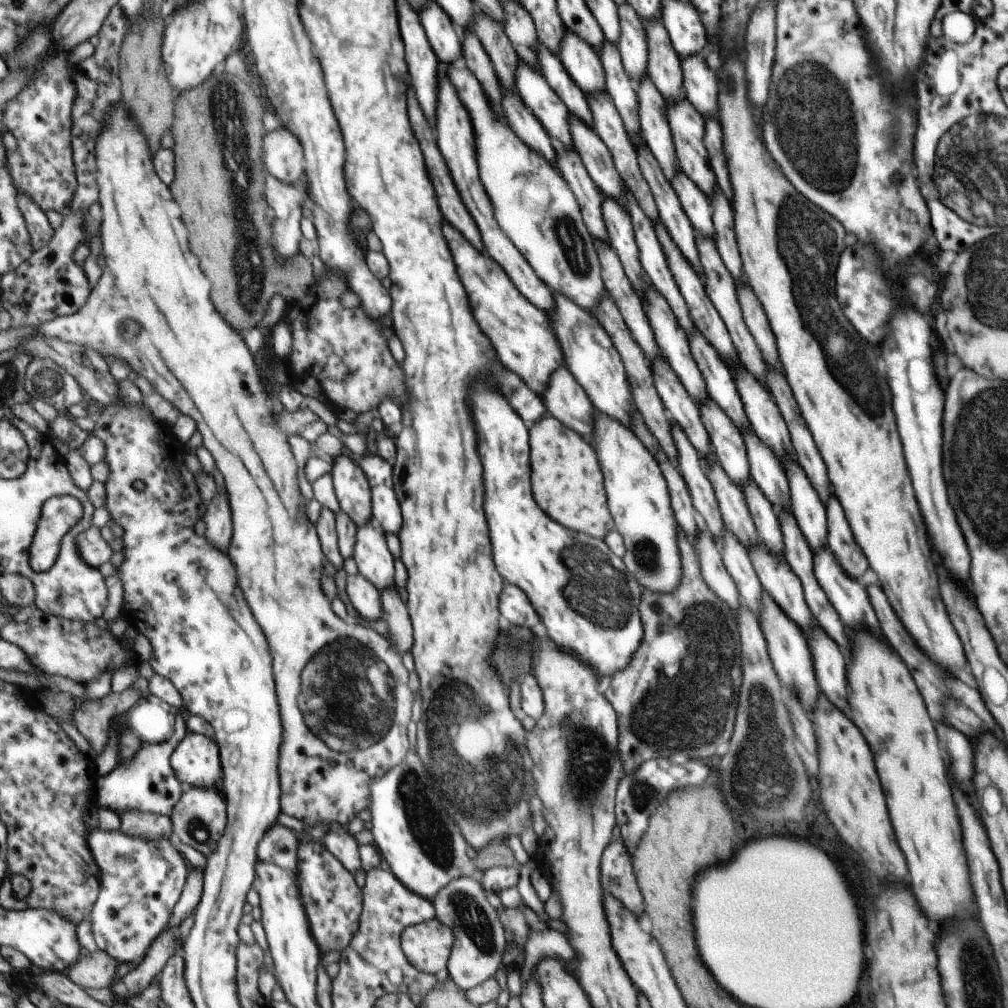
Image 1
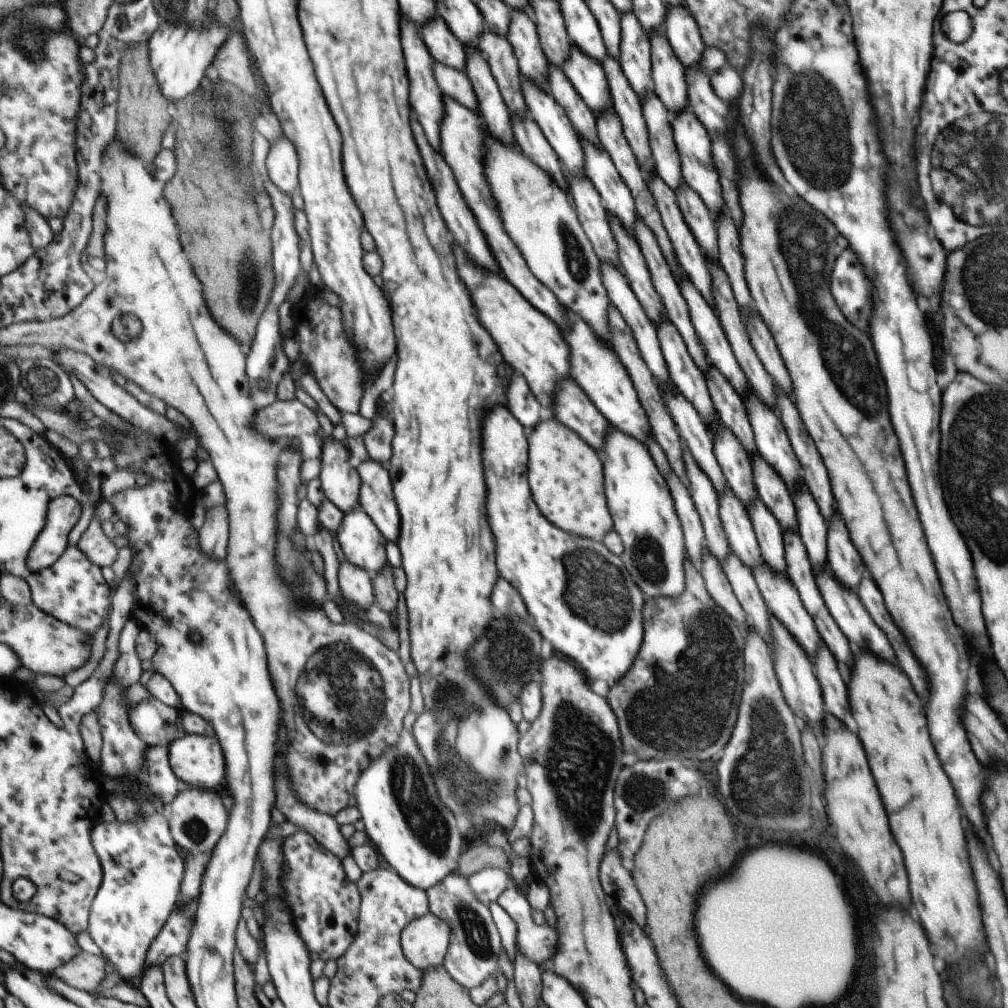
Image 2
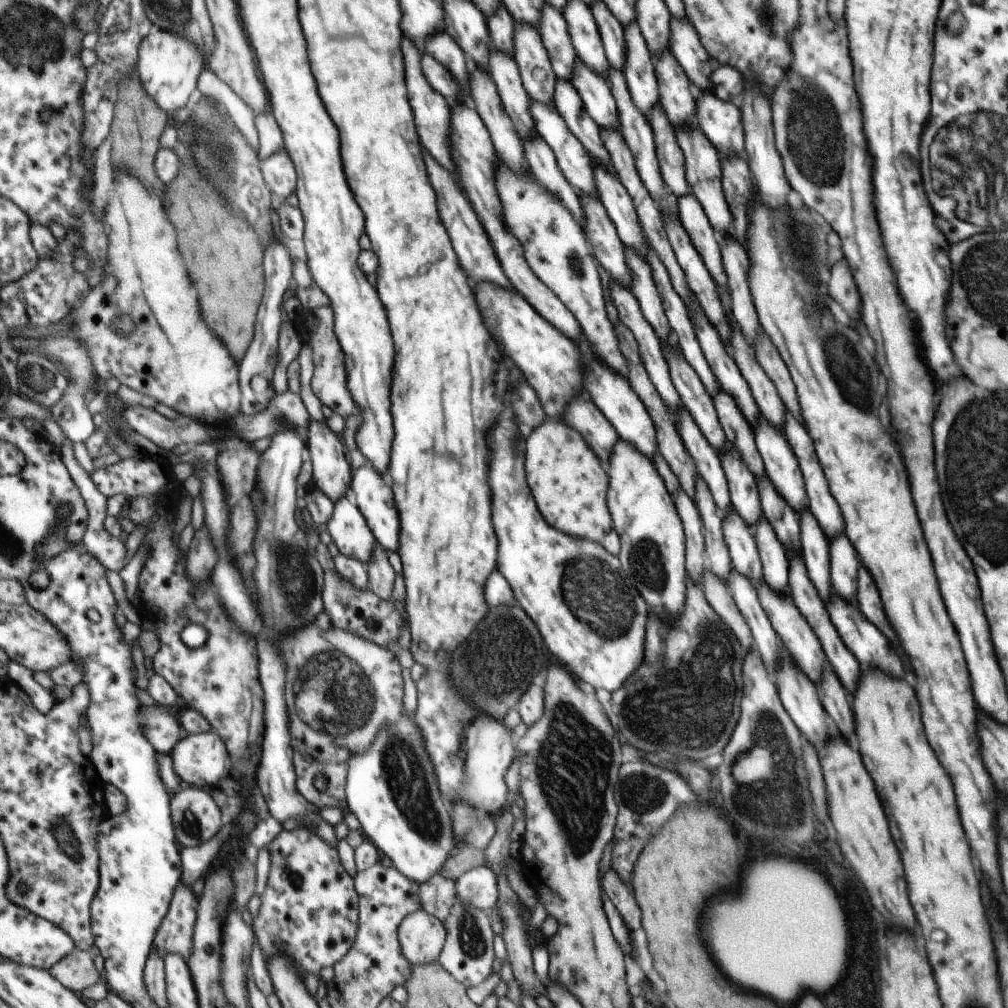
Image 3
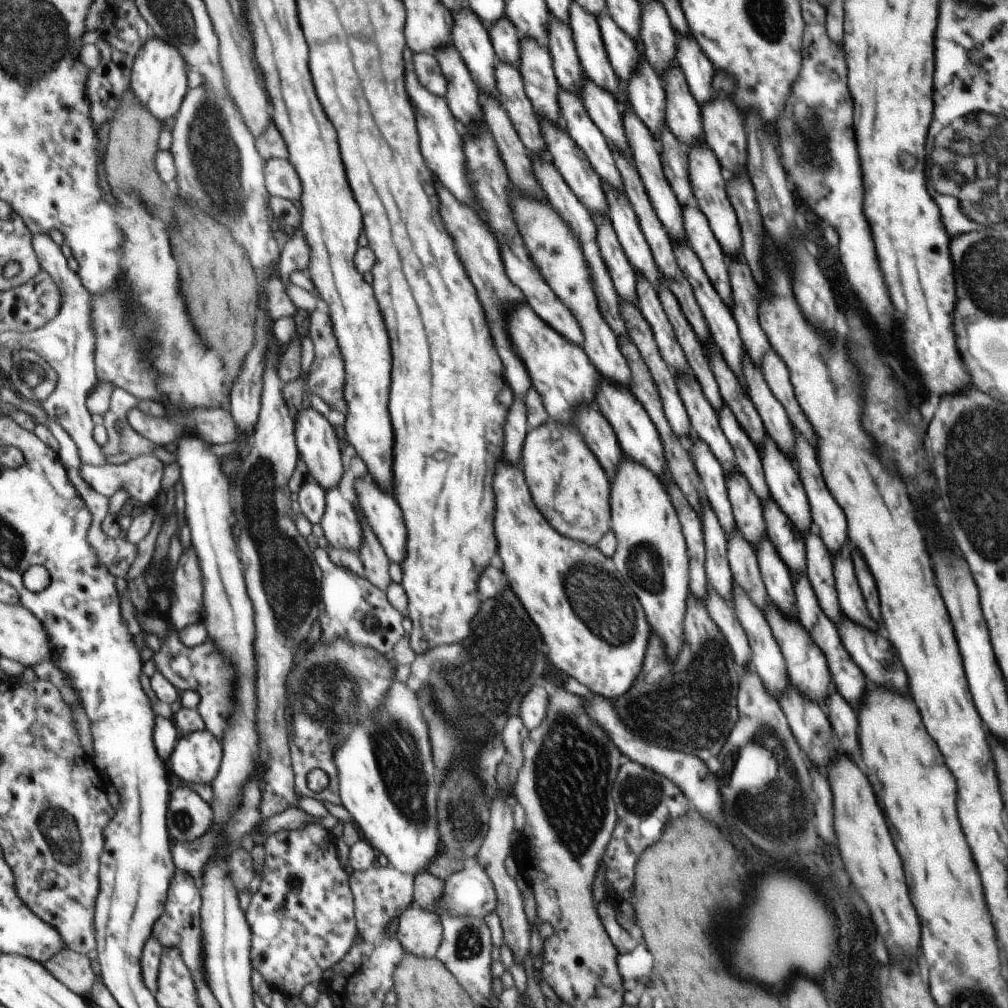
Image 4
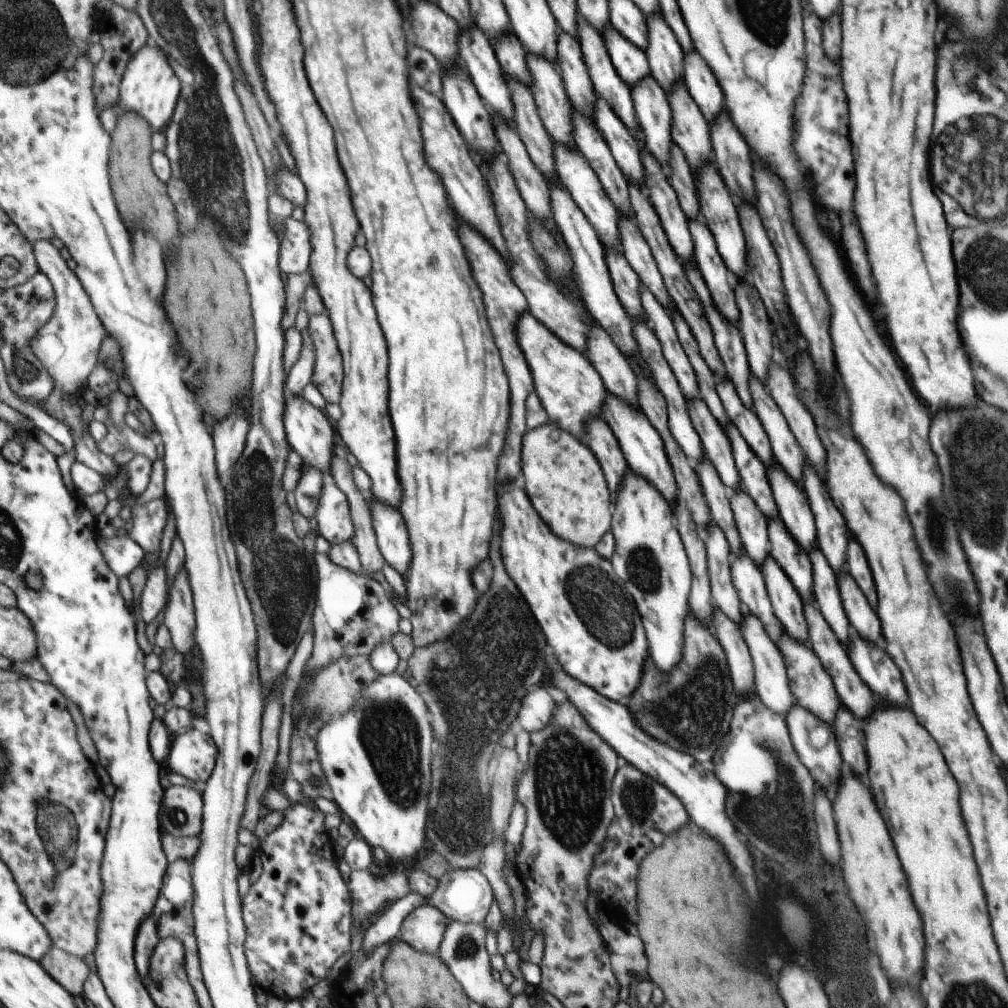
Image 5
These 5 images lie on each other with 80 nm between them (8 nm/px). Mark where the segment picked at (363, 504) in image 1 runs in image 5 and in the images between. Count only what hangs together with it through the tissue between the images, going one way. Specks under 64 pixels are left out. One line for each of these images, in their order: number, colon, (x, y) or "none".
2: (340, 480)
3: (332, 474)
4: (318, 441)
5: (310, 433)

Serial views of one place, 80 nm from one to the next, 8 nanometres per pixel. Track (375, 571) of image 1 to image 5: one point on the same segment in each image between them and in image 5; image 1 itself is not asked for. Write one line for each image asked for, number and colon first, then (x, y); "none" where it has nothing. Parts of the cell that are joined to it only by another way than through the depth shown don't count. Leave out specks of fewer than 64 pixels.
2: (363, 544)
3: (350, 531)
4: (343, 528)
5: (334, 516)

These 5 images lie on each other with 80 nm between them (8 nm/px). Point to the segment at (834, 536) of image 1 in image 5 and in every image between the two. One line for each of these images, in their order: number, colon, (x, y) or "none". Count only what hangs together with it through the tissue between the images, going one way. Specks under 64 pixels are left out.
2: (845, 563)
3: (843, 563)
4: (847, 591)
5: (862, 619)

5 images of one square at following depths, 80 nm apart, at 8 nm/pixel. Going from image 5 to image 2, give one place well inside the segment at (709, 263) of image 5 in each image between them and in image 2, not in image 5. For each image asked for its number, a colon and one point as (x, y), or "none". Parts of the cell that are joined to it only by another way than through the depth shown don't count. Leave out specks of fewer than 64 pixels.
2: (696, 215)
3: (703, 237)
4: (699, 237)

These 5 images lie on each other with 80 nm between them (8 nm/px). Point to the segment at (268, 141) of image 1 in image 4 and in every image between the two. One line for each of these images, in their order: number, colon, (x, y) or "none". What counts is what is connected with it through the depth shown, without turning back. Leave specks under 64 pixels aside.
2: (283, 162)
3: (280, 173)
4: (284, 181)

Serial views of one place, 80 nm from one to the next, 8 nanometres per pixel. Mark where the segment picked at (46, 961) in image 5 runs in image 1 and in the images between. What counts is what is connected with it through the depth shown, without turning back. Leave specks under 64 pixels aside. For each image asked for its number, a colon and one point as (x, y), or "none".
1: (97, 970)
2: (86, 971)
3: (76, 972)
4: (74, 969)

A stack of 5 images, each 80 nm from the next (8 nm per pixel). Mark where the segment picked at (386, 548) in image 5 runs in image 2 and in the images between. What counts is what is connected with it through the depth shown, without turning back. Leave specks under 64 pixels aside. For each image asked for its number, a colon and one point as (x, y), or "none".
2: (377, 499)
3: (375, 496)
4: (382, 512)

